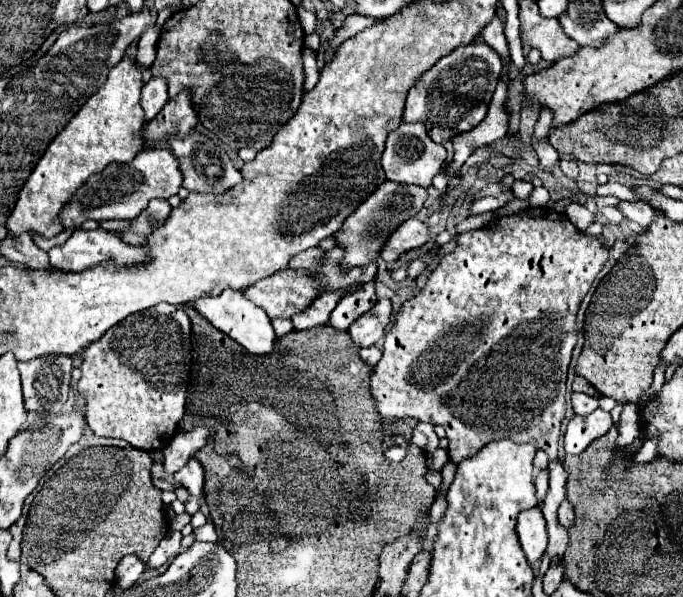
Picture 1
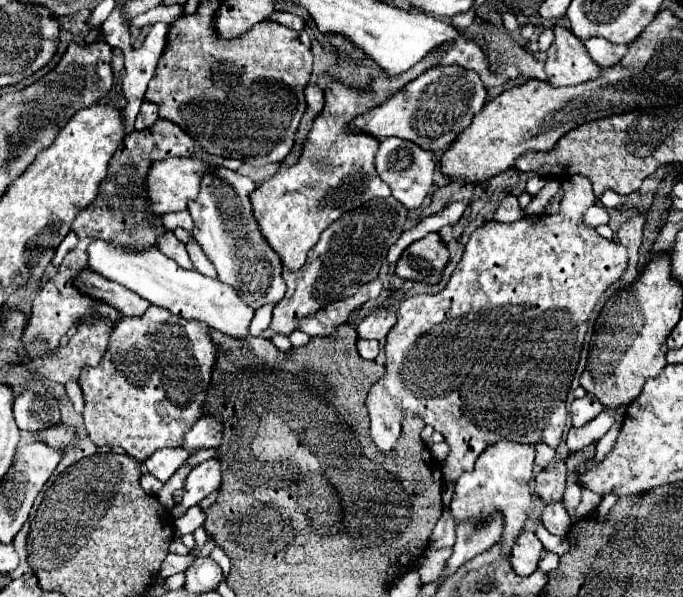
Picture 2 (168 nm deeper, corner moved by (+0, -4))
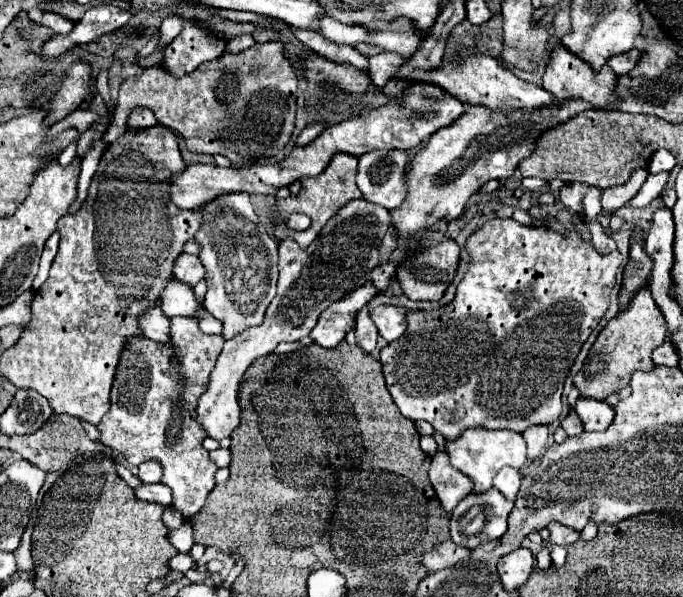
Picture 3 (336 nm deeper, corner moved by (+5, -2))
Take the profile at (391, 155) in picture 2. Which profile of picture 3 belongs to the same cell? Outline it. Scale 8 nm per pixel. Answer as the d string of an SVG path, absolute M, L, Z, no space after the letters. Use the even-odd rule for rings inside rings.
M389 151L389 153L365 153L359 157L357 167L357 187L363 193L363 199L373 201L385 209L395 209L401 205L405 197L405 185L401 185L401 177L409 167L409 157L405 151Z

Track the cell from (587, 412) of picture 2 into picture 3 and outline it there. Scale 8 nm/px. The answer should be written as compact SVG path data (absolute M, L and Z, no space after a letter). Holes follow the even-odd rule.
M579 399L575 411L581 417L585 431L605 431L615 417L615 409L611 405L593 399Z

